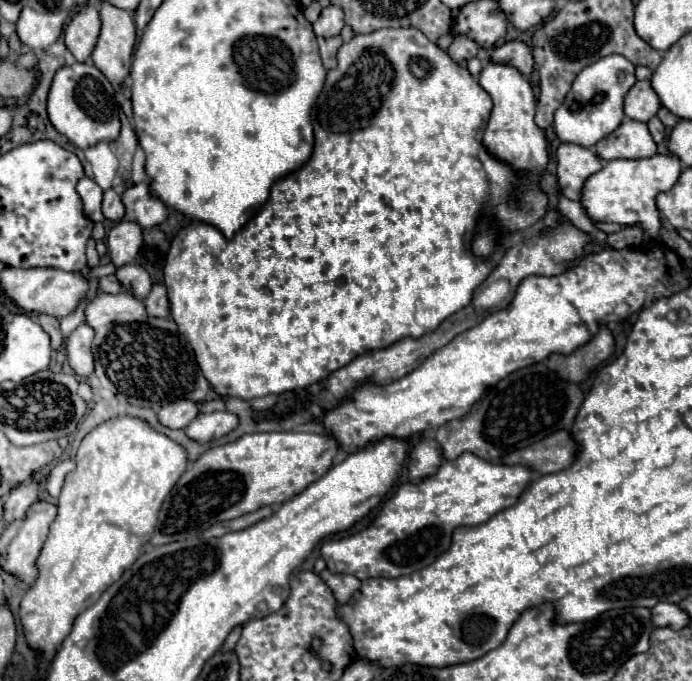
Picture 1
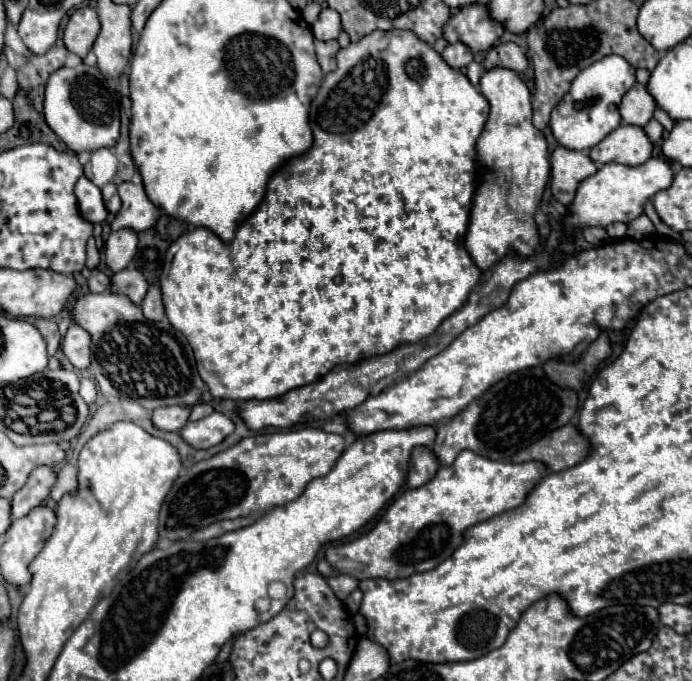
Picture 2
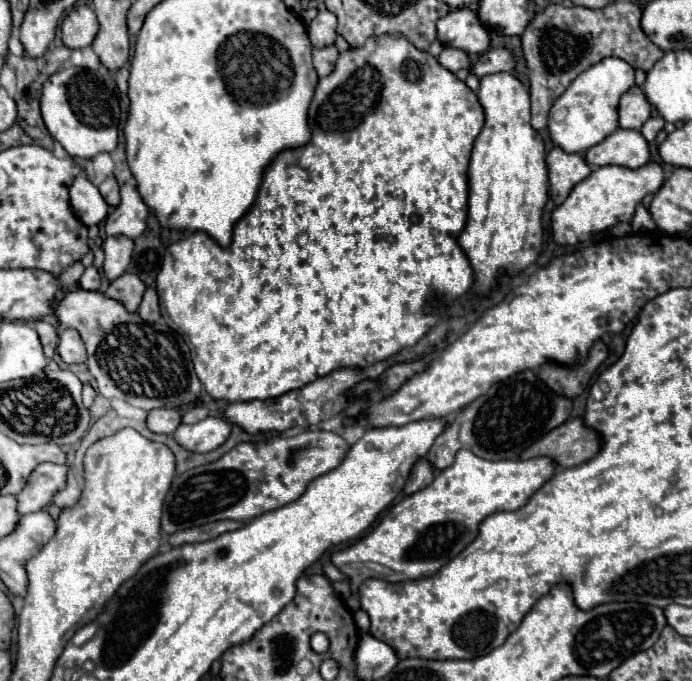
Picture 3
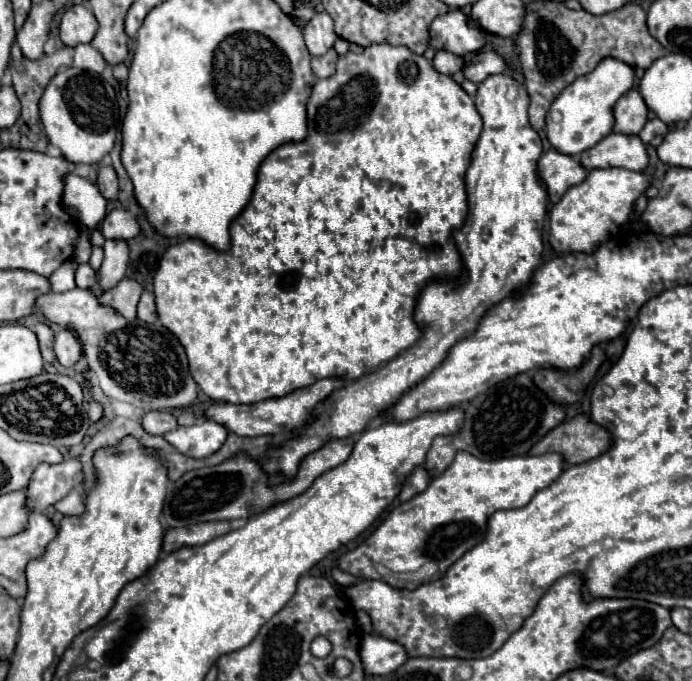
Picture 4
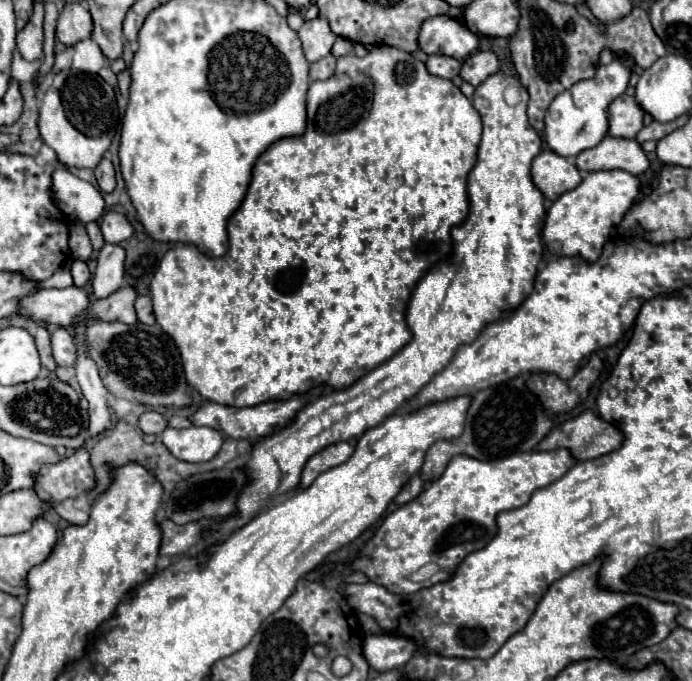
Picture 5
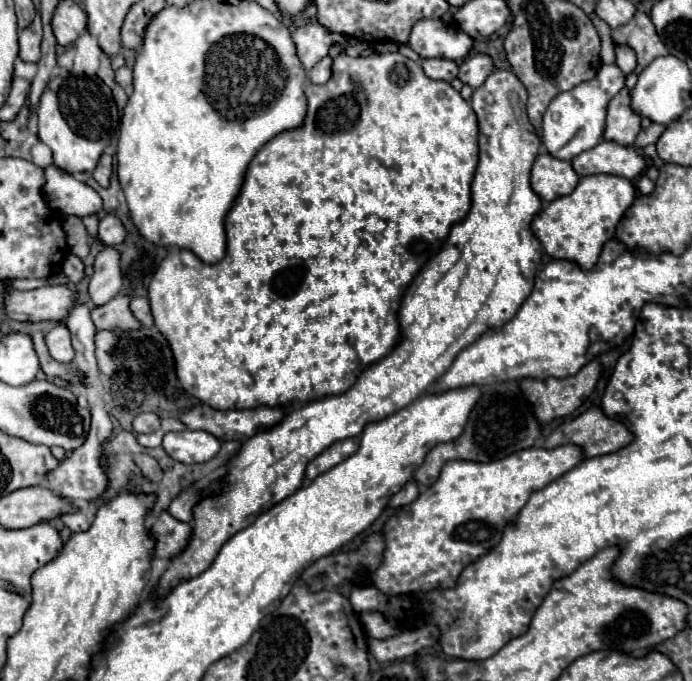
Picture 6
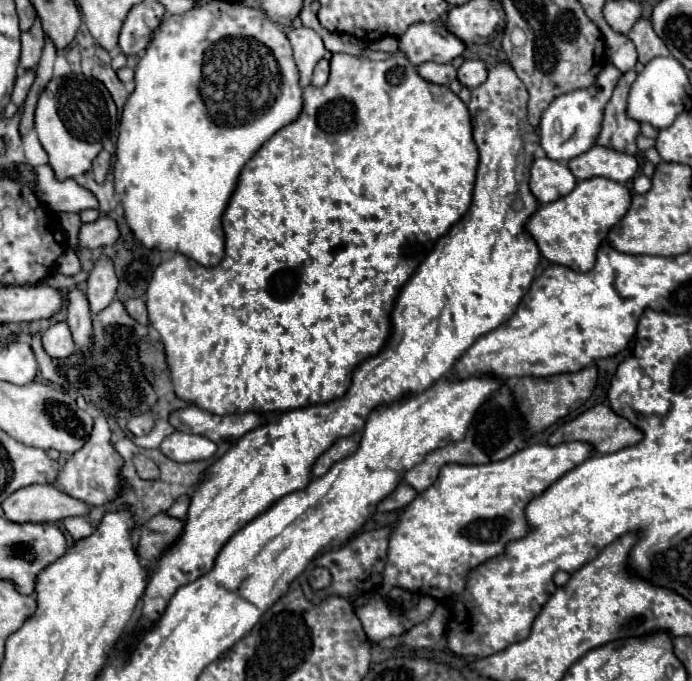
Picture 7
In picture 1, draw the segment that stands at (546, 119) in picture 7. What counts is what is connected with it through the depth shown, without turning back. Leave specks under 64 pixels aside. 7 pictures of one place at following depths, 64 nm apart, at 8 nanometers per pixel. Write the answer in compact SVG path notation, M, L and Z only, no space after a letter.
M604 56L604 60L584 68L576 76L564 104L554 114L554 128L558 138L562 142L594 148L604 136L612 134L622 124L624 96L634 86L634 82L634 64L624 60L624 56Z

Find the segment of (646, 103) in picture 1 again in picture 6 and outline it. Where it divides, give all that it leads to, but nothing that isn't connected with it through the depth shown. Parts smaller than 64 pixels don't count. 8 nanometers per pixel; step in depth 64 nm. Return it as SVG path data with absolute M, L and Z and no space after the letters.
M620 90L608 104L606 132L604 140L614 140L618 144L634 144L636 134L640 132L640 116L630 106L630 90Z

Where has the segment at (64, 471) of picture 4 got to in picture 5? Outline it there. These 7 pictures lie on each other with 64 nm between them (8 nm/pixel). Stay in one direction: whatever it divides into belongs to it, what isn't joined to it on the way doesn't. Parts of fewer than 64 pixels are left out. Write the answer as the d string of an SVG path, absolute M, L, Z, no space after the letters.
M76 450L58 464L44 464L36 474L34 490L50 504L66 498L84 496L94 486L94 472L88 462L88 450Z

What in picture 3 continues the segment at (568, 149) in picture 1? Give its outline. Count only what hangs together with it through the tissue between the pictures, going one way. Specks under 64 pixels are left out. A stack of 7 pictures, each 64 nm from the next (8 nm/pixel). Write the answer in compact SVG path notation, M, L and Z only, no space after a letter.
M554 146L546 158L548 178L550 178L550 198L554 204L562 204L572 188L592 174L592 168L582 154L568 154Z

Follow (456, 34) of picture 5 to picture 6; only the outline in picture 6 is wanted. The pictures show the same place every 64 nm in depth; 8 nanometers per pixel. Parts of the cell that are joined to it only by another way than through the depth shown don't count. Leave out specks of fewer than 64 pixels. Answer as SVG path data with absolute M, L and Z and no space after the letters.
M420 20L410 34L410 48L422 58L460 60L472 50L474 40L456 26L442 26L442 20Z

